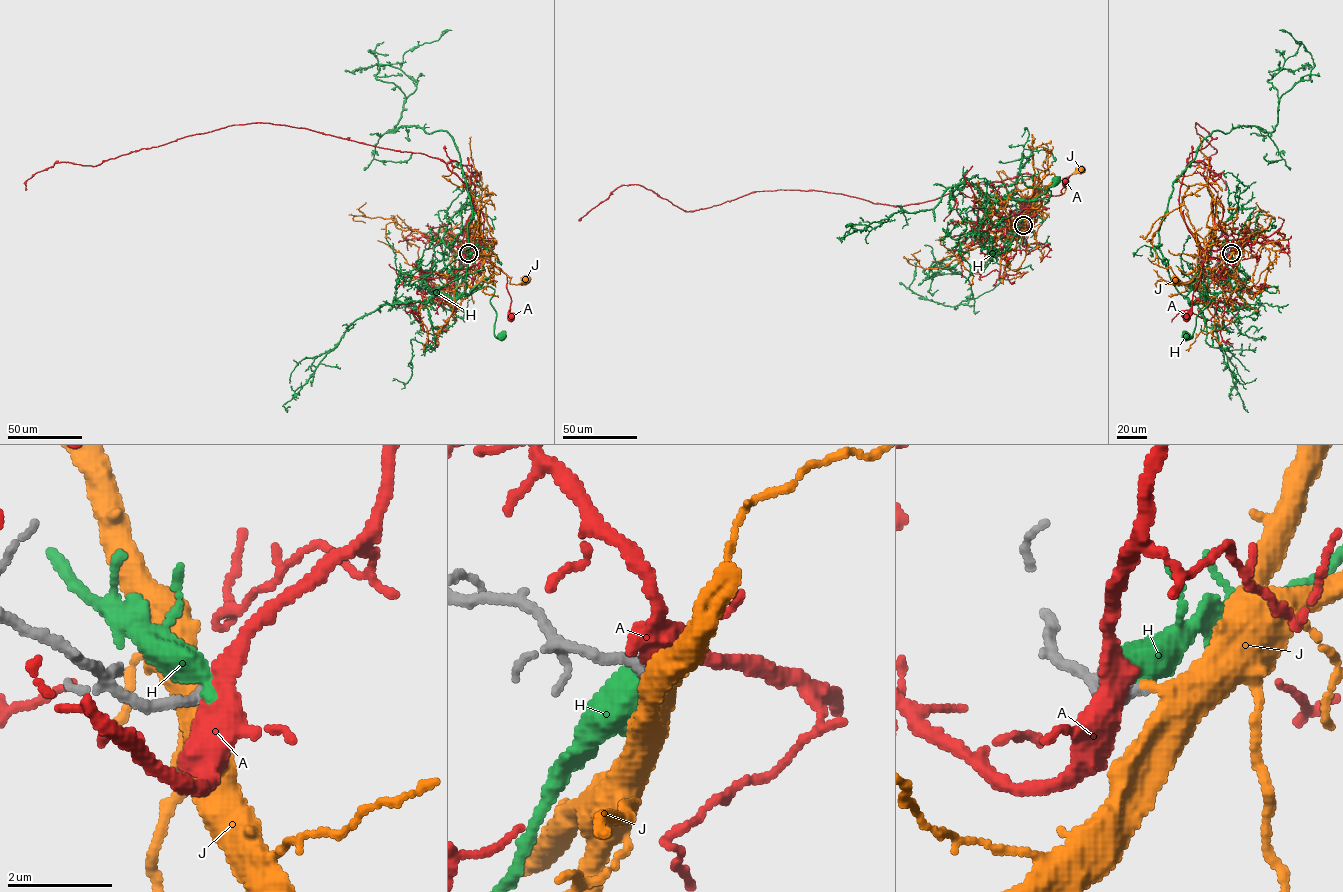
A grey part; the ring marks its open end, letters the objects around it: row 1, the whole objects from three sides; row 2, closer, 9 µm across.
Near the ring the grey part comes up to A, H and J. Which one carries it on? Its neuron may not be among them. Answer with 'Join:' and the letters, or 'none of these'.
Join: J

